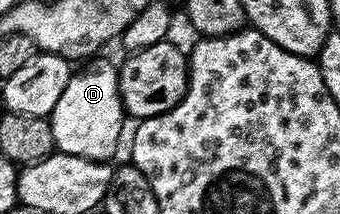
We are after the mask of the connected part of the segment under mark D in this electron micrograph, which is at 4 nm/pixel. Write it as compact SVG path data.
M92 58L84 64L86 66L83 69L70 74L63 94L59 95L50 113L48 122L53 144L60 153L92 161L108 162L113 159L111 157L119 145L127 115L118 93L118 66L103 58Z

